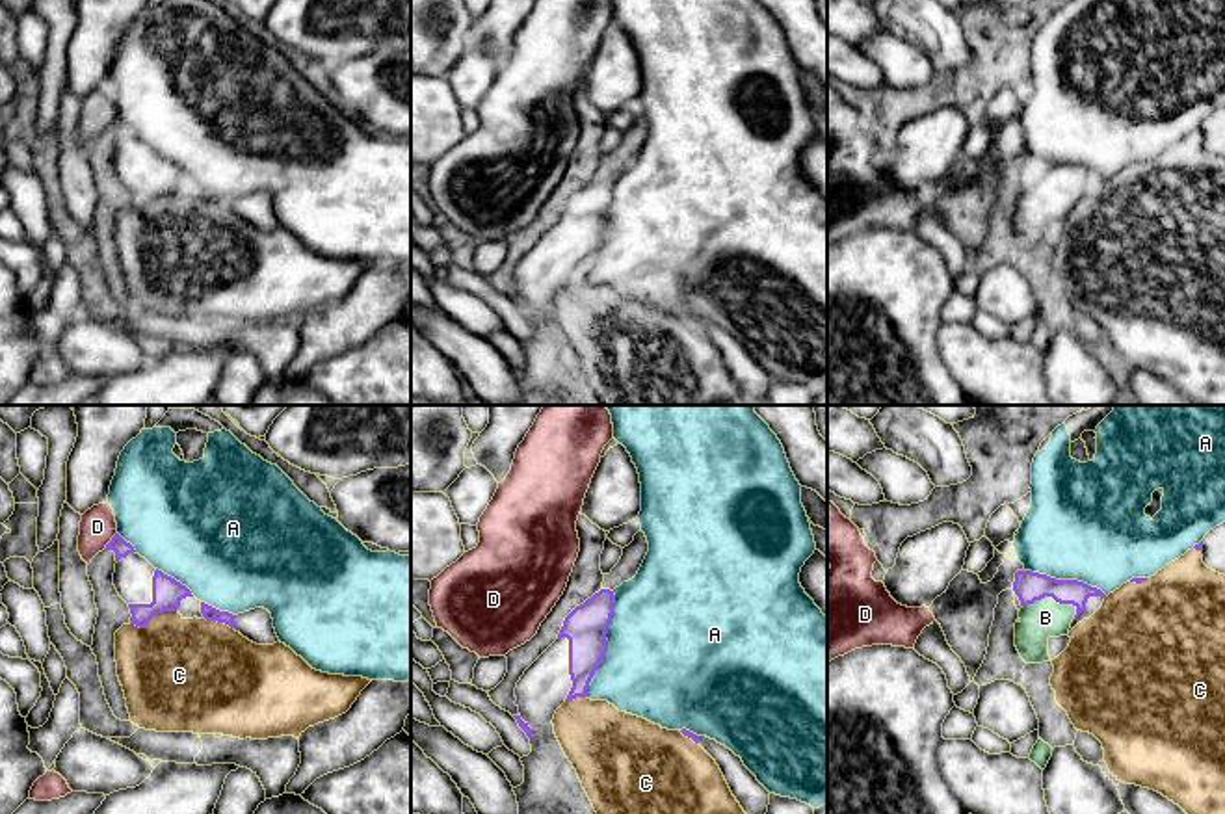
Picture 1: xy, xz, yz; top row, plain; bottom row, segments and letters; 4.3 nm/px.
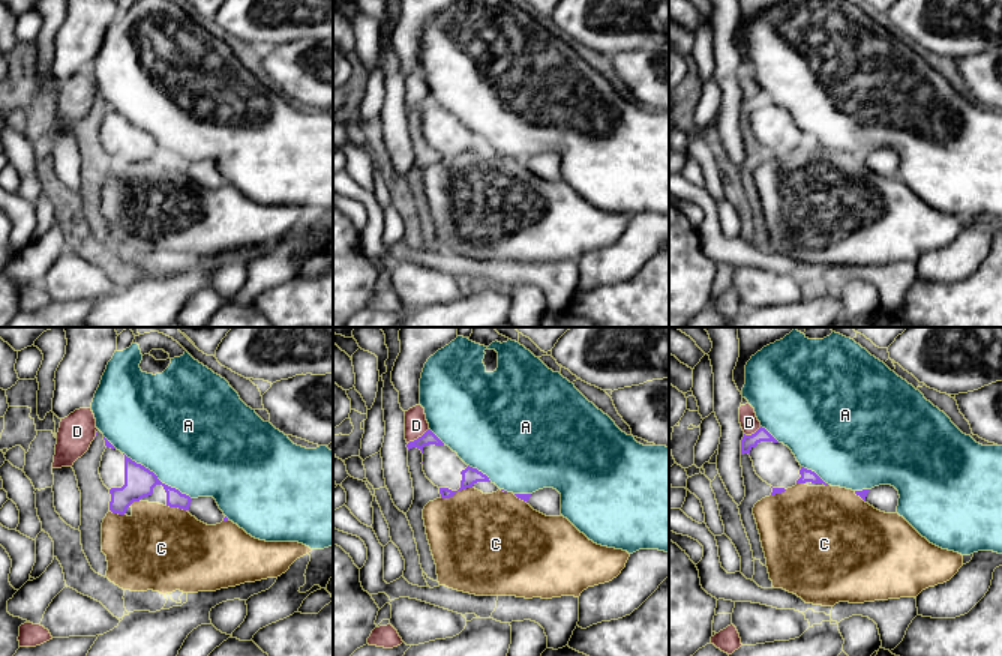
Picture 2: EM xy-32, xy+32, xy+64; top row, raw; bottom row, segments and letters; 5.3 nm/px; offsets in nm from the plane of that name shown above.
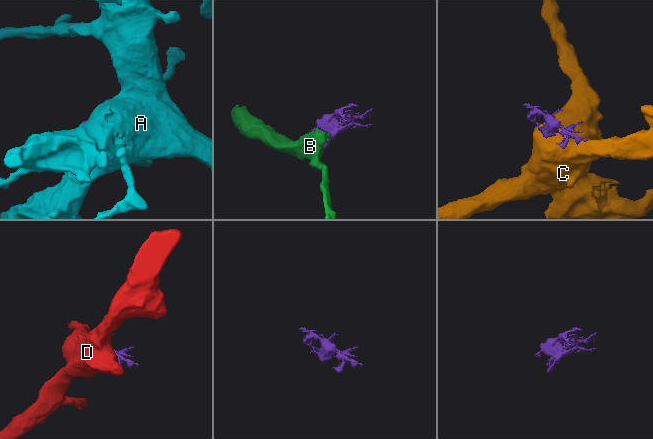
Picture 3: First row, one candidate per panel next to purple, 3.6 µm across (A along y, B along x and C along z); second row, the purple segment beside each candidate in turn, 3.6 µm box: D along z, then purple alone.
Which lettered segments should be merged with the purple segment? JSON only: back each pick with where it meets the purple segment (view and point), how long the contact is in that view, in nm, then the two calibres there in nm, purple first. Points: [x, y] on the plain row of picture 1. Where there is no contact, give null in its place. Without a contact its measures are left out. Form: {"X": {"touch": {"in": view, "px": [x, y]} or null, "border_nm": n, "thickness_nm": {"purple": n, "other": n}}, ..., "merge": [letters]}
{"B": {"touch": {"in": "yz", "px": [1053, 181]}, "border_nm": 240, "thickness_nm": {"purple": 130, "other": 170}}, "merge": ["B"]}

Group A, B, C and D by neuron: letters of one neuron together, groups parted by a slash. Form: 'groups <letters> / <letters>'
groups A / B / C / D

